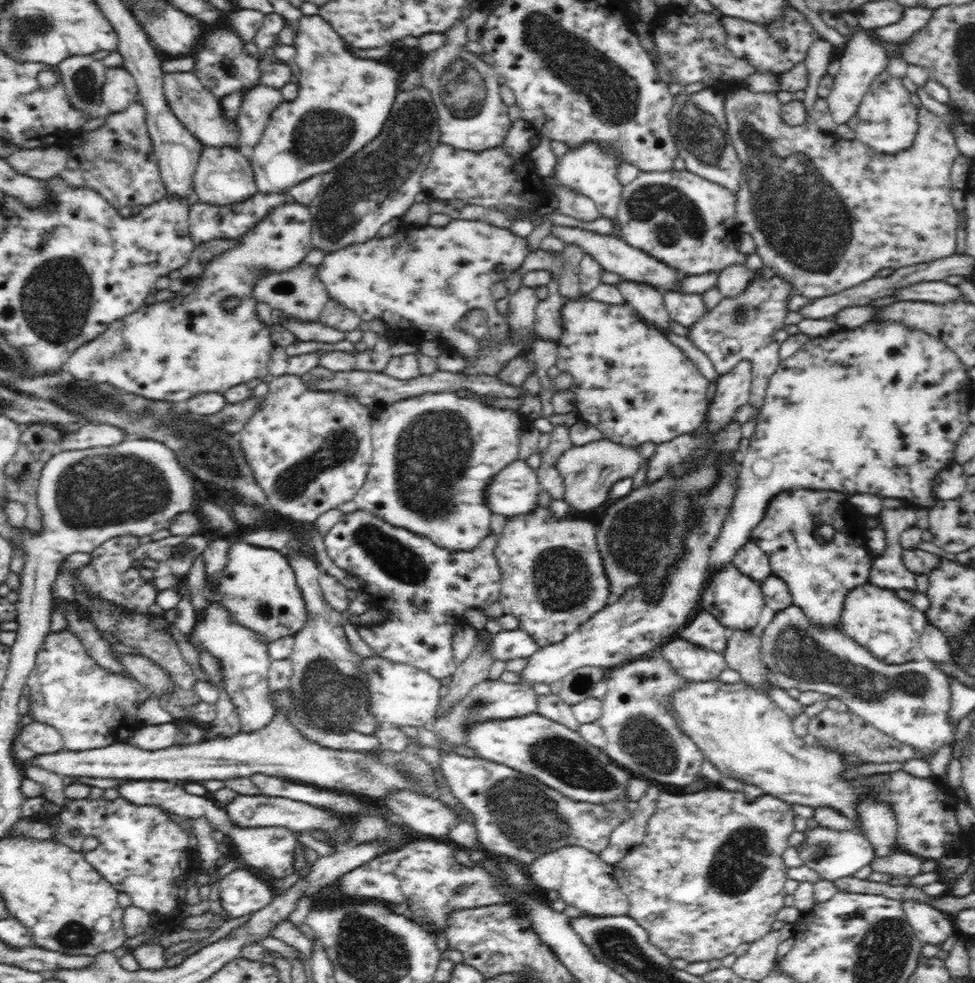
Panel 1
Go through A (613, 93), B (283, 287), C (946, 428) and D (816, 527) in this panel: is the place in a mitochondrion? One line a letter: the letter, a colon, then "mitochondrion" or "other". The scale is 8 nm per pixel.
A: mitochondrion
B: mitochondrion
C: other
D: other

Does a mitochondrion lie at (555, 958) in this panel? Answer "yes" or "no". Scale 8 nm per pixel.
no

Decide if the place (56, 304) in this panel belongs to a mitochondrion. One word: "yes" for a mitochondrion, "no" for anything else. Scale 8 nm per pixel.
yes

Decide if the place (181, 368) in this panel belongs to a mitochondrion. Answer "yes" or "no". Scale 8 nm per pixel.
no

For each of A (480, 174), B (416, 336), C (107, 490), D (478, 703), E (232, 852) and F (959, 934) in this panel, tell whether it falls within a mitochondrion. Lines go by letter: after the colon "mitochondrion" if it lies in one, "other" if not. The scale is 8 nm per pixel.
A: other
B: other
C: mitochondrion
D: mitochondrion
E: other
F: other

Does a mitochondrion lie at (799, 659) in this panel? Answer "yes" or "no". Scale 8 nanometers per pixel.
yes

